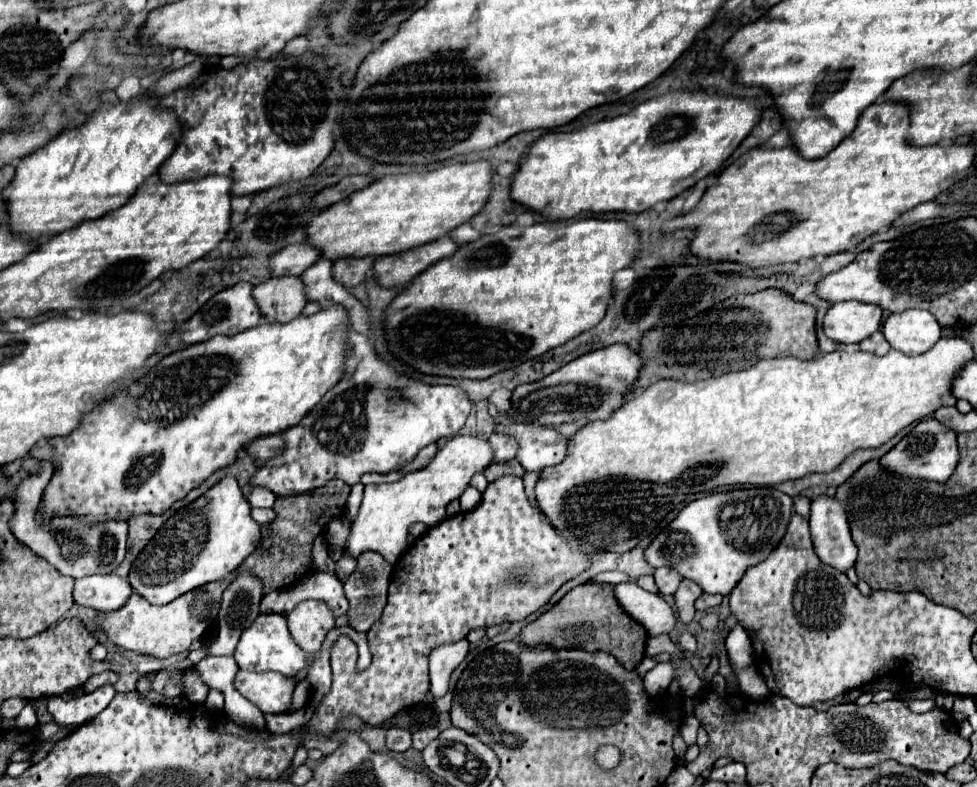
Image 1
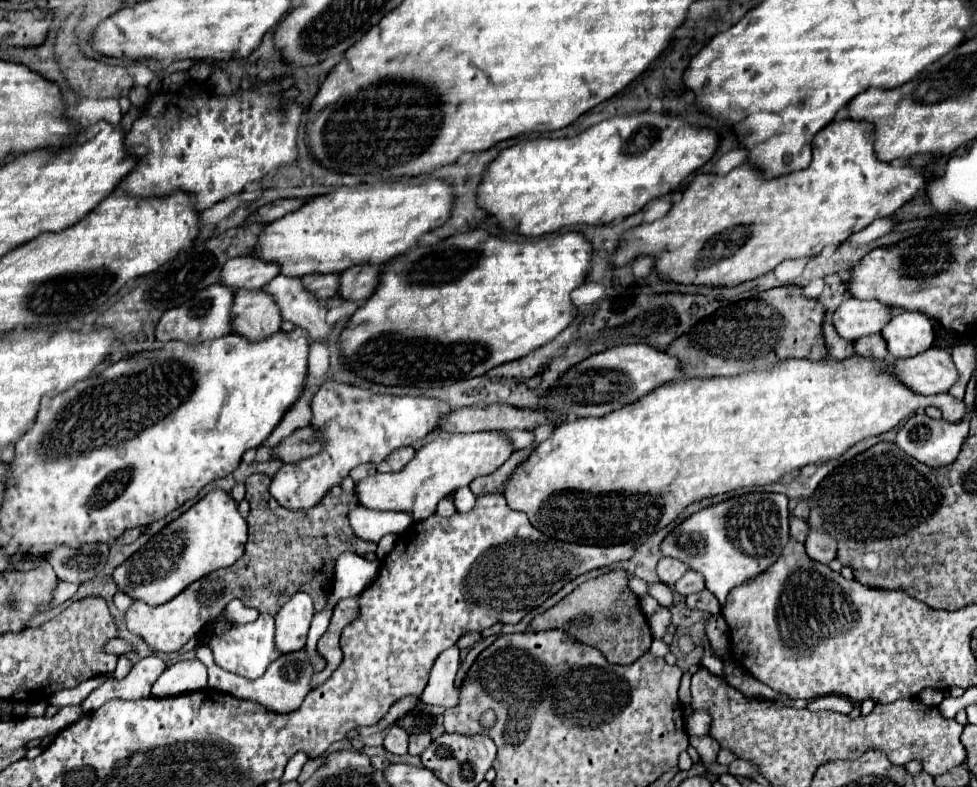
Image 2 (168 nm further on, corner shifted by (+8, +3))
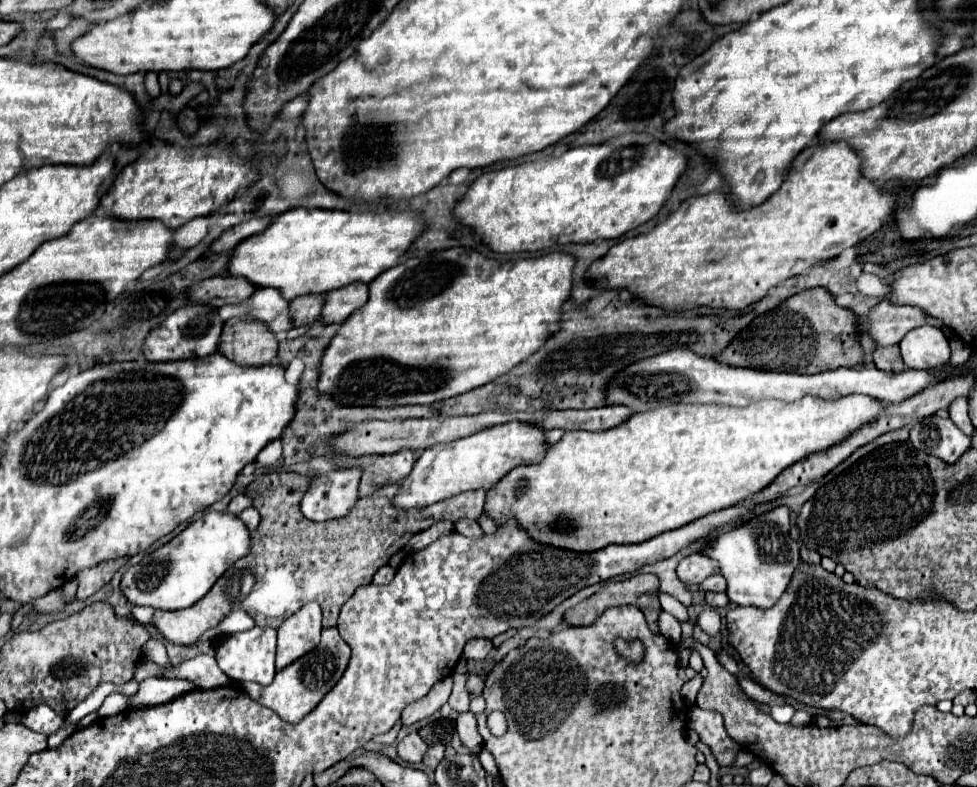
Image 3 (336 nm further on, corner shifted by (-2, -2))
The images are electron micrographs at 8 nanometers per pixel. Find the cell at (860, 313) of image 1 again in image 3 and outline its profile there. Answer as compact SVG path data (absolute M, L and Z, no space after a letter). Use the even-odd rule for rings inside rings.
M884 299L870 313L870 335L878 345L898 345L910 329L924 323L926 313L922 309L896 305Z

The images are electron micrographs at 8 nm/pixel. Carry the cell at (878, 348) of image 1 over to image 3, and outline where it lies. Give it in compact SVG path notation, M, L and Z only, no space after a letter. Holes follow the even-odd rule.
M894 345L894 347L878 347L874 351L874 365L880 371L894 371L894 373L902 373L906 369L904 361L900 357L898 345Z

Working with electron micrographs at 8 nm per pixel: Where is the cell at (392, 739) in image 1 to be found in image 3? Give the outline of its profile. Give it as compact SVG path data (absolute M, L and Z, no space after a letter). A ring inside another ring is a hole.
M410 733L408 737L404 737L398 745L398 755L408 761L408 763L420 763L424 753L426 753L428 745L422 741L422 737L418 733Z

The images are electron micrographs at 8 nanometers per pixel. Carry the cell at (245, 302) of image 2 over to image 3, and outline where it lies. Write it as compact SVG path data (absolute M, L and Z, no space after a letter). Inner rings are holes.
M248 319L226 321L218 353L238 361L238 365L266 365L276 359L278 341L264 323Z

